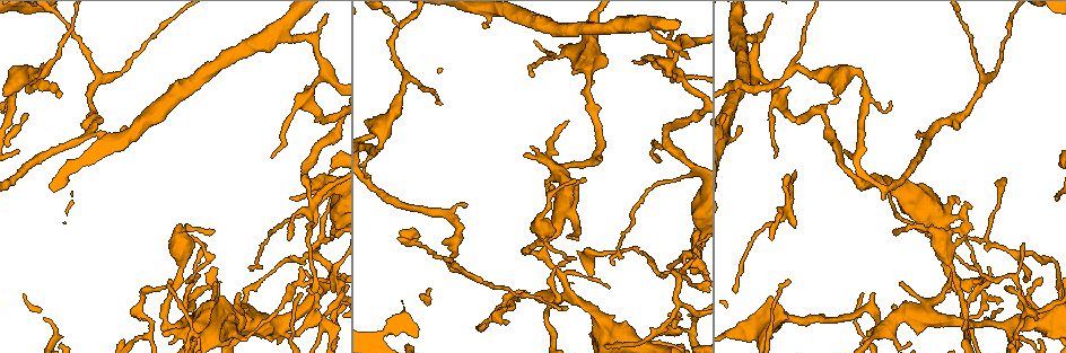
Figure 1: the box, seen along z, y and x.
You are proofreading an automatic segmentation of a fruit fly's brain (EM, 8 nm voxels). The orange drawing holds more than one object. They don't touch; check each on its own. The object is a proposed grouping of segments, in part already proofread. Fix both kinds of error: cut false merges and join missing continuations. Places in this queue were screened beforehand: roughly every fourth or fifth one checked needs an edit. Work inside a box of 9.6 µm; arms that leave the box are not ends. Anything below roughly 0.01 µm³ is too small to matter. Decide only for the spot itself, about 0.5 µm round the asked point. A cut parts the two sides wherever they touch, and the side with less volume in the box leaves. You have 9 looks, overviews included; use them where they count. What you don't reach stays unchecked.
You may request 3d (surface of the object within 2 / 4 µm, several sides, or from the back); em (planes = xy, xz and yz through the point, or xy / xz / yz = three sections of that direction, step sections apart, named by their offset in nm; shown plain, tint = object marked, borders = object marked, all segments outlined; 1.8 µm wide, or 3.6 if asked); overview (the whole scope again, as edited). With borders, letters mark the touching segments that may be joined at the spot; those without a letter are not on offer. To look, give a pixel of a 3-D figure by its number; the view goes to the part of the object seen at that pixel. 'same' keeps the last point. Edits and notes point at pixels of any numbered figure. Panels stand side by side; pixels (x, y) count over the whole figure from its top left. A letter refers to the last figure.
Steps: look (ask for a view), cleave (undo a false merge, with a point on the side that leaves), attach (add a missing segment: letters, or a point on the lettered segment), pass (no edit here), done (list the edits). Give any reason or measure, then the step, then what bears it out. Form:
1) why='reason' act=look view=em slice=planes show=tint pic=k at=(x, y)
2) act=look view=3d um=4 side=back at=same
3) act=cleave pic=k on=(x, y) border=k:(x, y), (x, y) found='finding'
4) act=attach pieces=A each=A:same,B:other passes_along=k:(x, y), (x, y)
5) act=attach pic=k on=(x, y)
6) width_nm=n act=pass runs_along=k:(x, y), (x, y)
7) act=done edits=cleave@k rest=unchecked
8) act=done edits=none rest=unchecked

act=look view=em slice=planes show=borders pic=1 at=(316, 292)

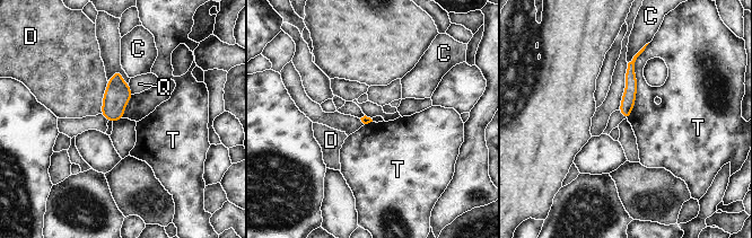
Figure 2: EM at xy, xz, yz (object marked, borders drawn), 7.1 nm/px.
width_nm=60 act=pass each=C:other,D:other,Q:other,T:other found='none of them fits'

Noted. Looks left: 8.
why='arms part here' act=look view=em slice=xz step=4 show=tint pic=1 at=(784, 212)

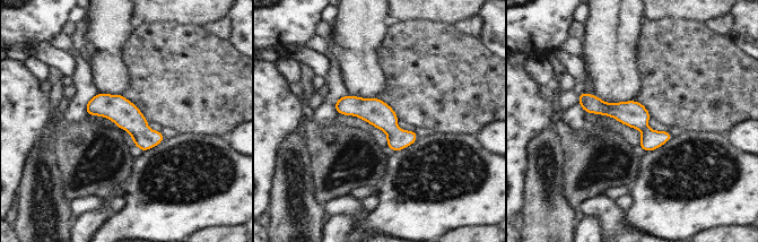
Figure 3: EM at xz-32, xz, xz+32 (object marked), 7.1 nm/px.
act=look view=em slice=xy step=16 show=borders at=same

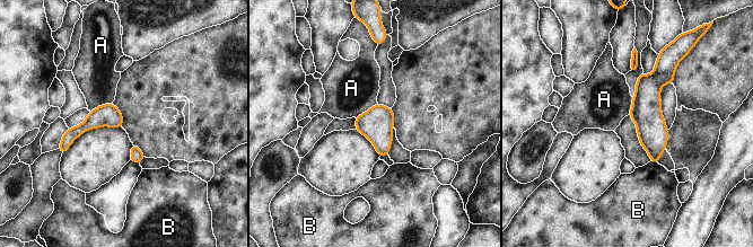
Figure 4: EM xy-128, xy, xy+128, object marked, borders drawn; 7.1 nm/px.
act=pass each=A:other,B:other border=4:(112, 103), (98, 105), (89, 111) found='continuous, no second neuron'

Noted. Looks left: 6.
why='sharp bend' act=look view=3d um=2 pic=1 at=(557, 302)

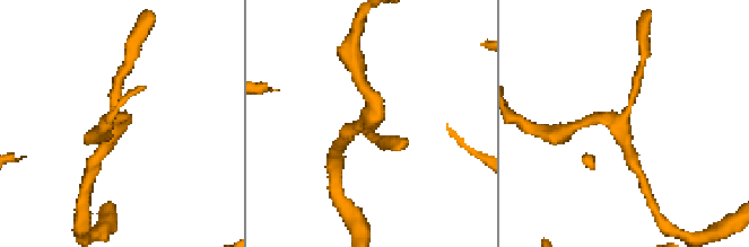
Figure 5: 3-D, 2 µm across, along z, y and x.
act=look view=em slice=planes show=borders pic=5 at=(617, 122)

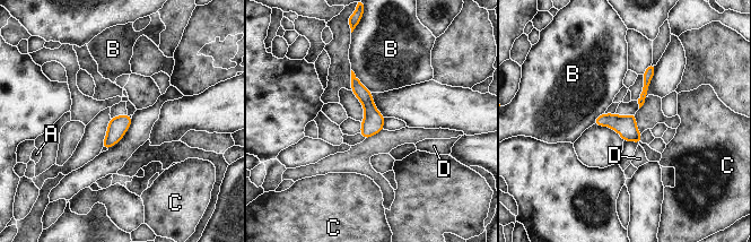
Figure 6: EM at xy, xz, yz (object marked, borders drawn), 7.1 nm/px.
width_nm=140 act=pass each=A:other,B:other,C:other,D:other found='continuous, no second neuron'

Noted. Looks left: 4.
why='three arms meet' act=look view=em um=3.6 slice=planes show=tint pic=1 at=(184, 325)

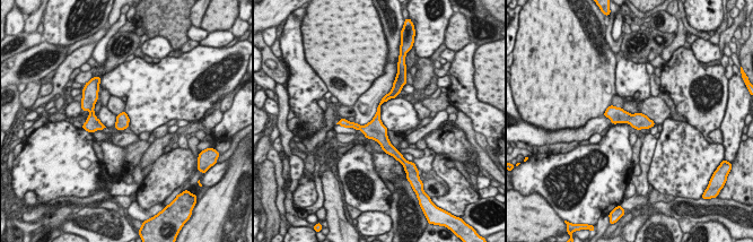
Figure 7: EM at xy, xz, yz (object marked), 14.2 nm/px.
why='see the neighbours' act=look view=em um=3.6 slice=planes show=borders at=same

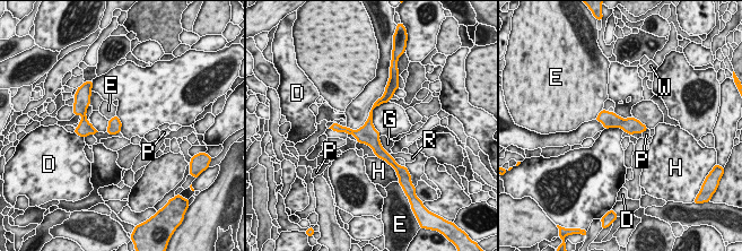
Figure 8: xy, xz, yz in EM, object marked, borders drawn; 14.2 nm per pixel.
act=pass each=D:other,E:other,G:other,H:other,P:other,R:other,W:other found='one neuron here'

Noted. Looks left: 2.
act=done edits=none rest=unchecked

